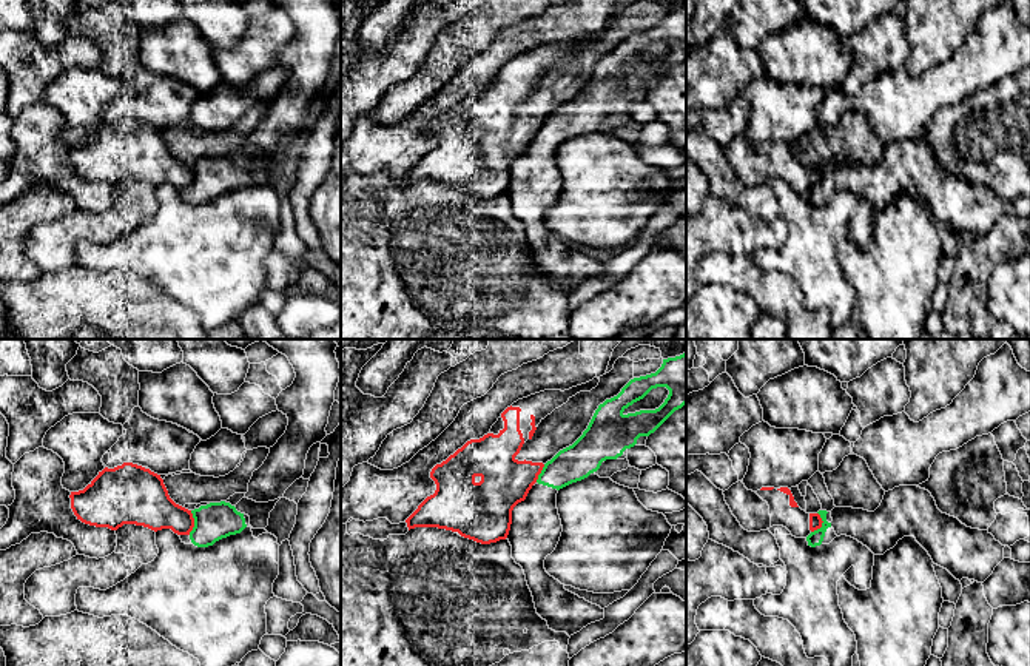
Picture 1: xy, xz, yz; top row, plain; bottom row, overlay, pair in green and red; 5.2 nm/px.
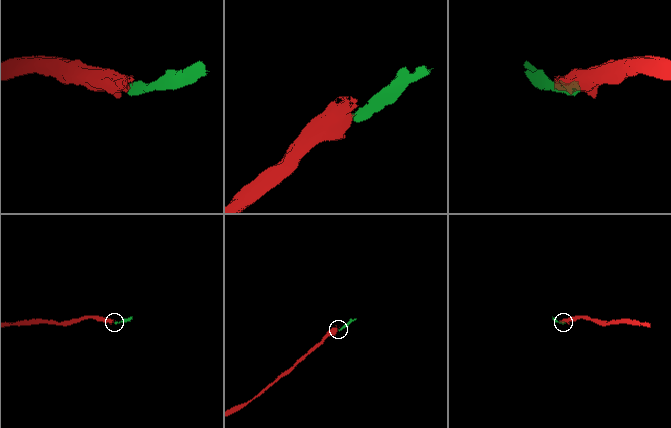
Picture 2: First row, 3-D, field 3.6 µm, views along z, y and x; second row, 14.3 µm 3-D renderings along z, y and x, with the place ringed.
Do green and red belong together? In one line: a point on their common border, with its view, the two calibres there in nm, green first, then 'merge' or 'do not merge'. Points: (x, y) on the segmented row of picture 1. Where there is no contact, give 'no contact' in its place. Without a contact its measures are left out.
xy (195, 523) | 190/220 nm | do not merge

